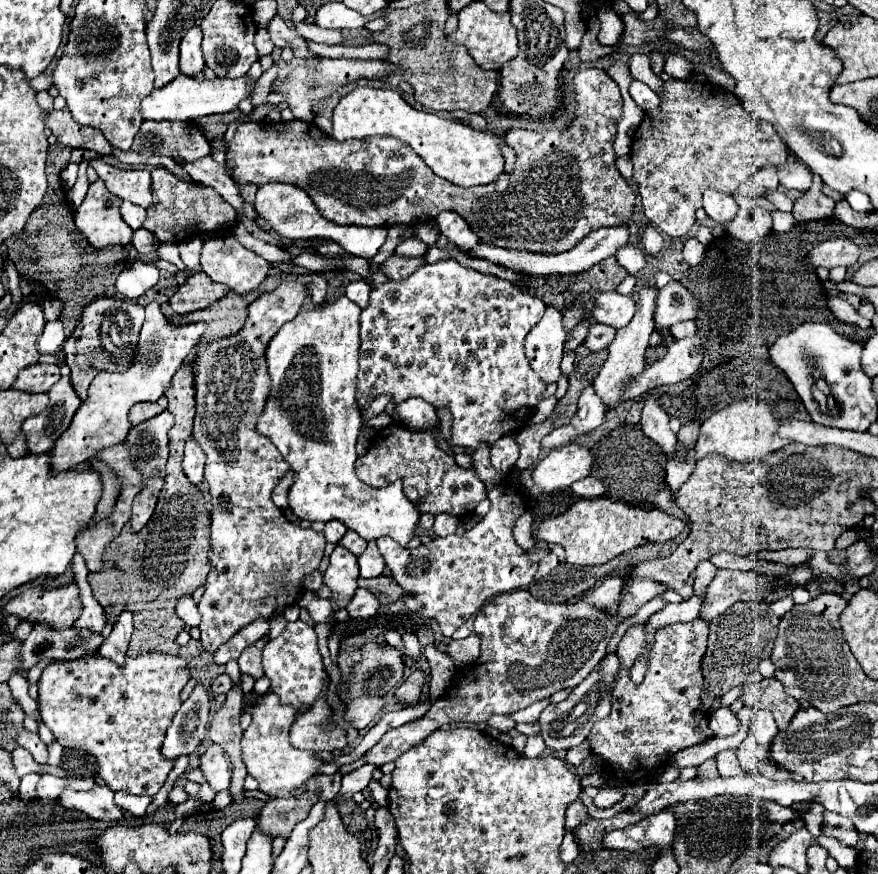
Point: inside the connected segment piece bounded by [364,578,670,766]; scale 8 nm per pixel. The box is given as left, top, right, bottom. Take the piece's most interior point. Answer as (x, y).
(530, 649)

